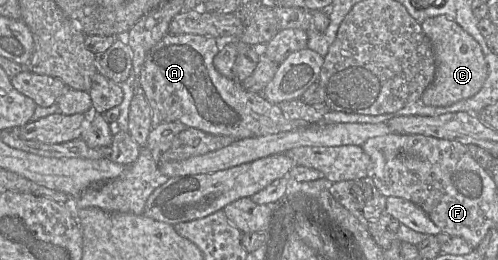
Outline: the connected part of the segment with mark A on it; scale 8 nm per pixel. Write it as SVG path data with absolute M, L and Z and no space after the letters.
M168 33L149 50L137 86L150 106L152 128L161 122L180 121L186 127L240 140L311 125L287 118L278 104L245 90L236 78L221 75L213 65L220 45L221 41L209 36Z

